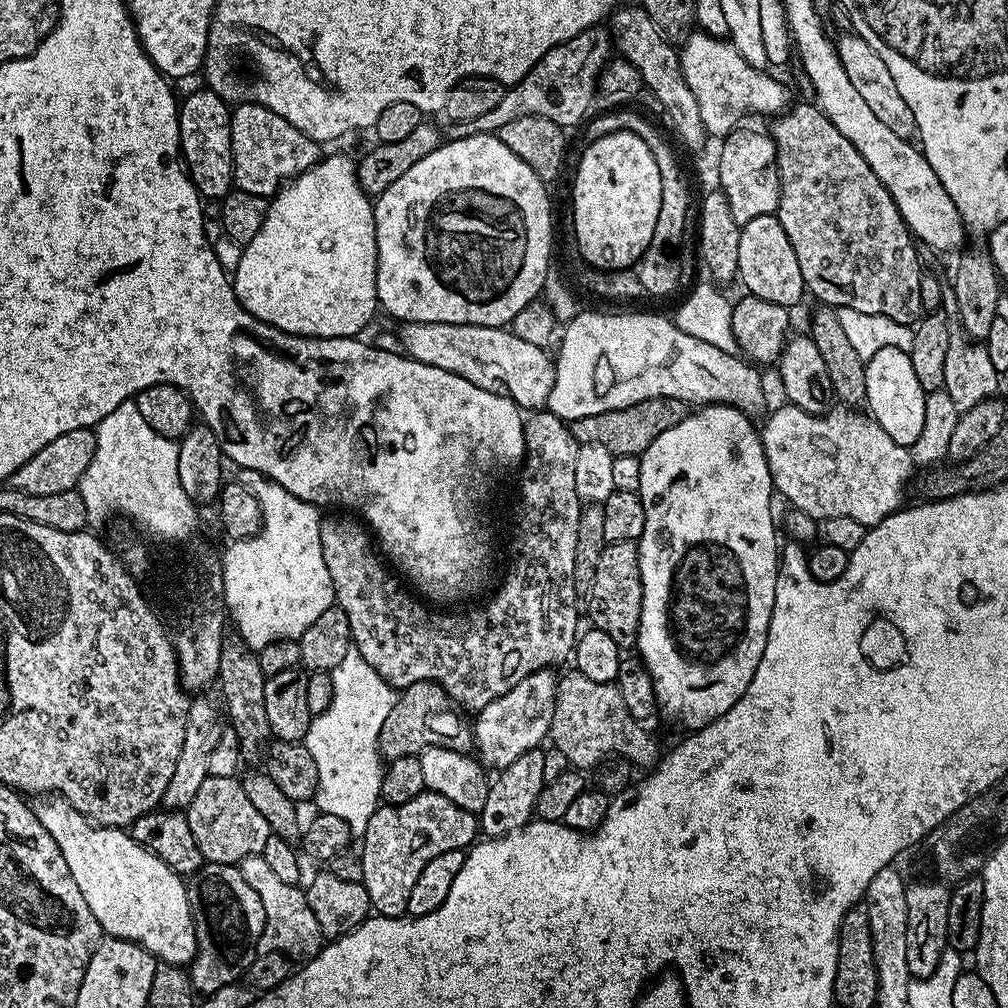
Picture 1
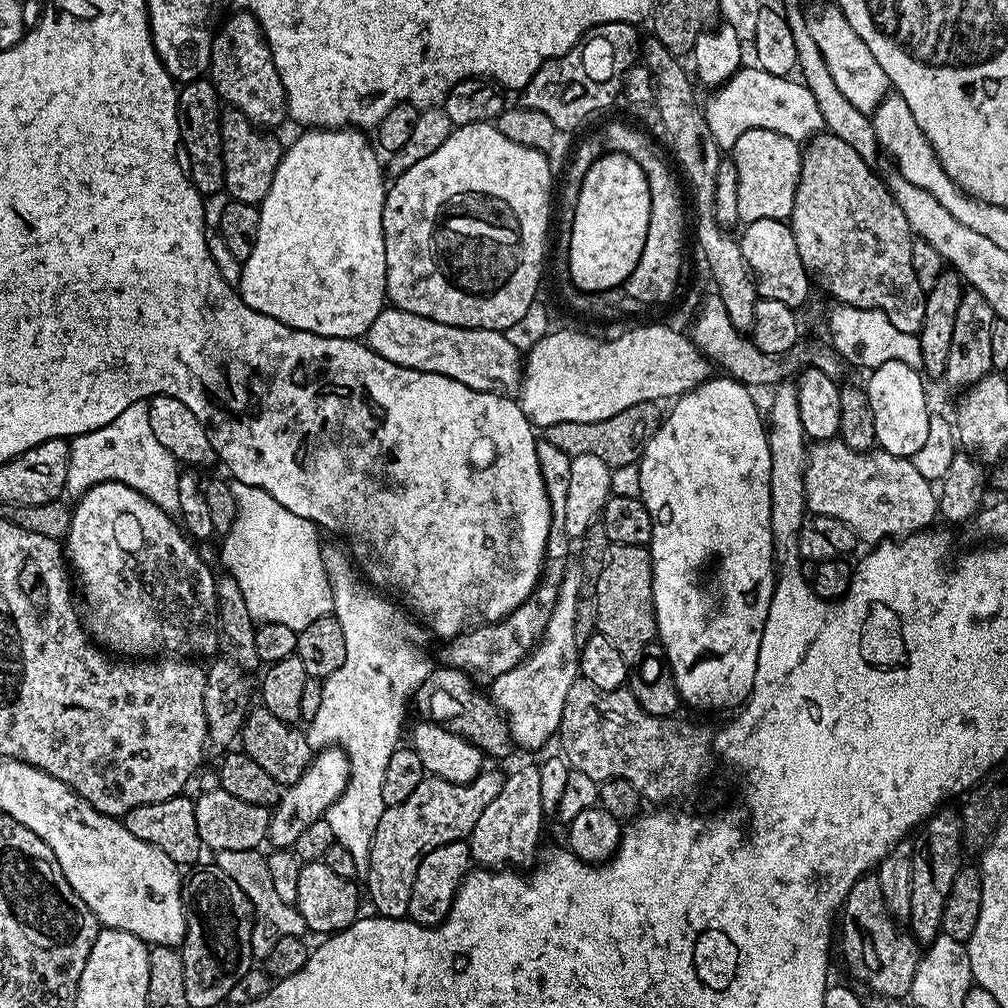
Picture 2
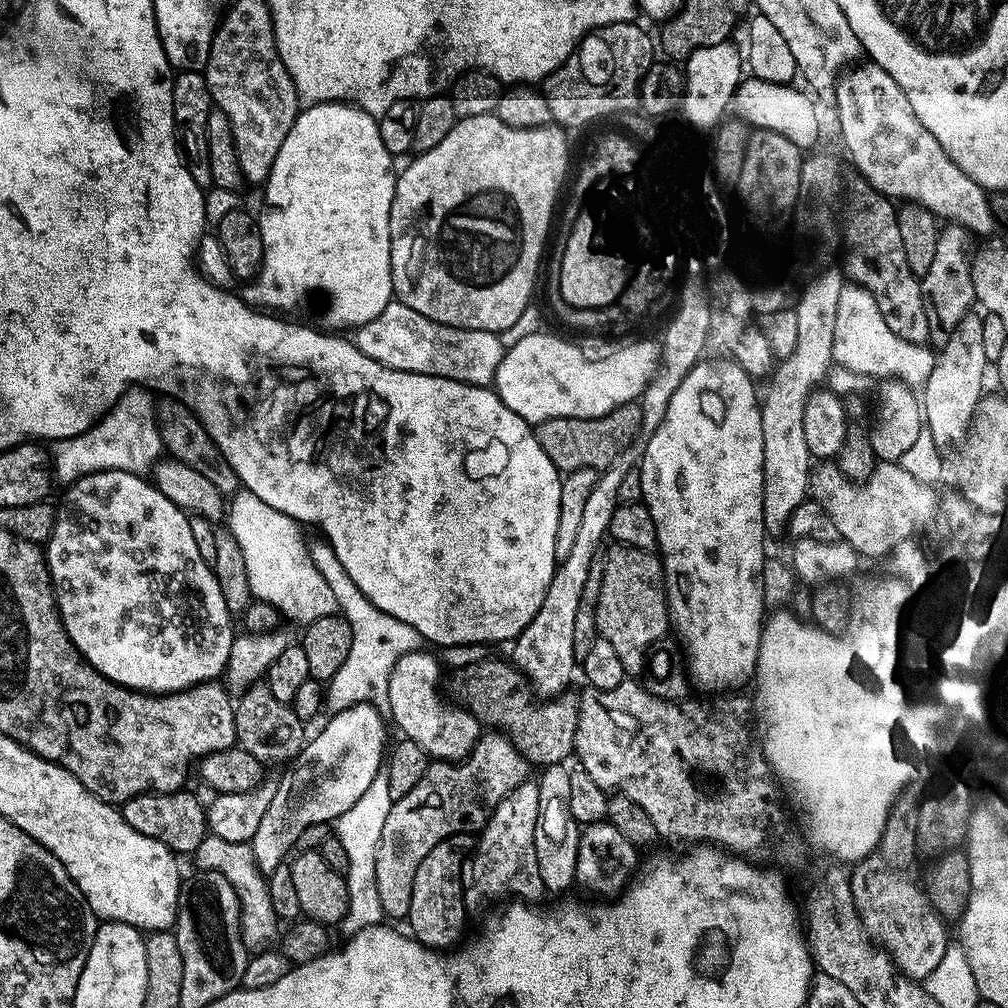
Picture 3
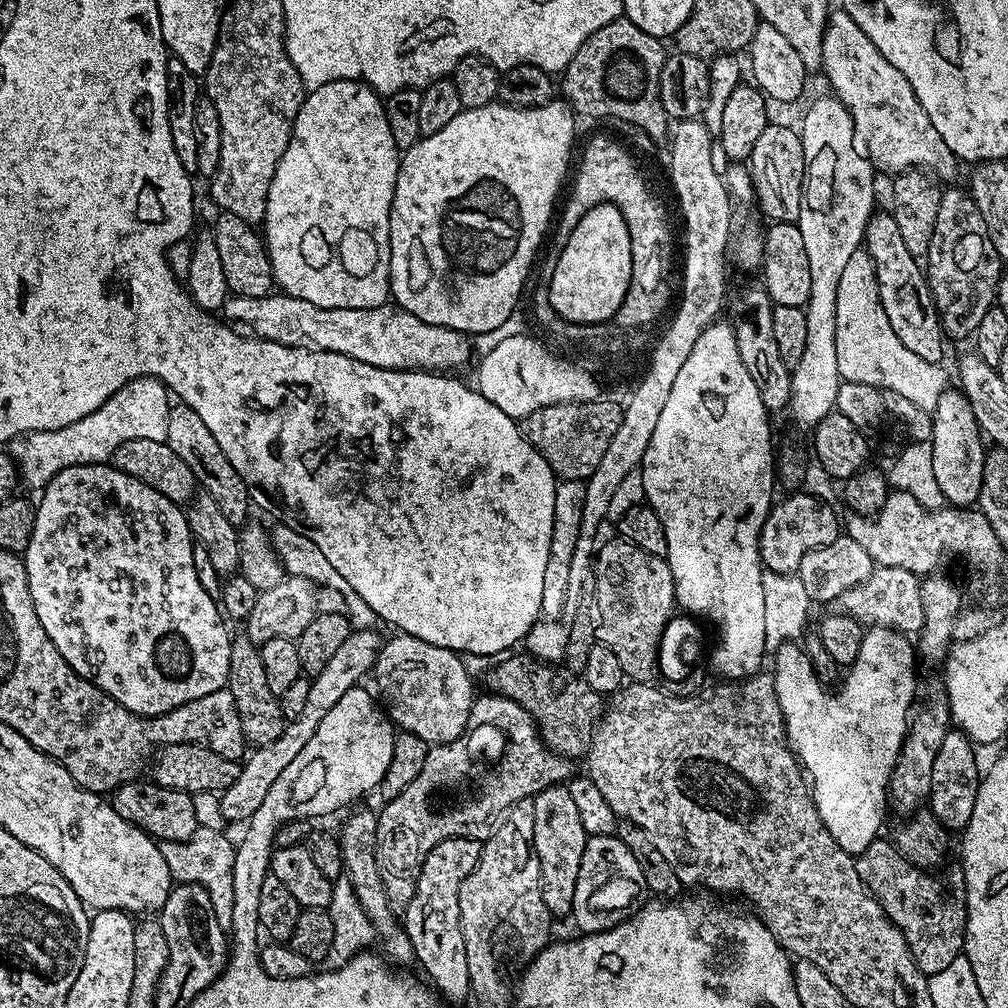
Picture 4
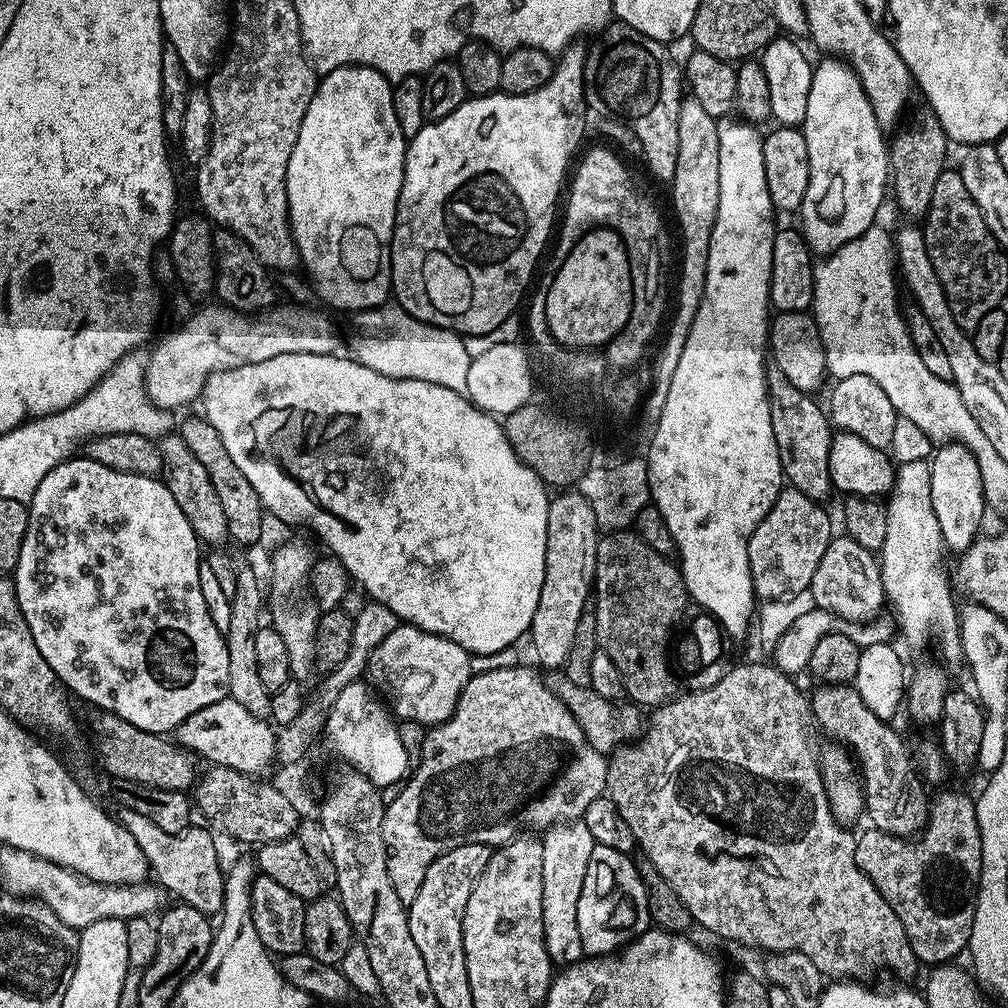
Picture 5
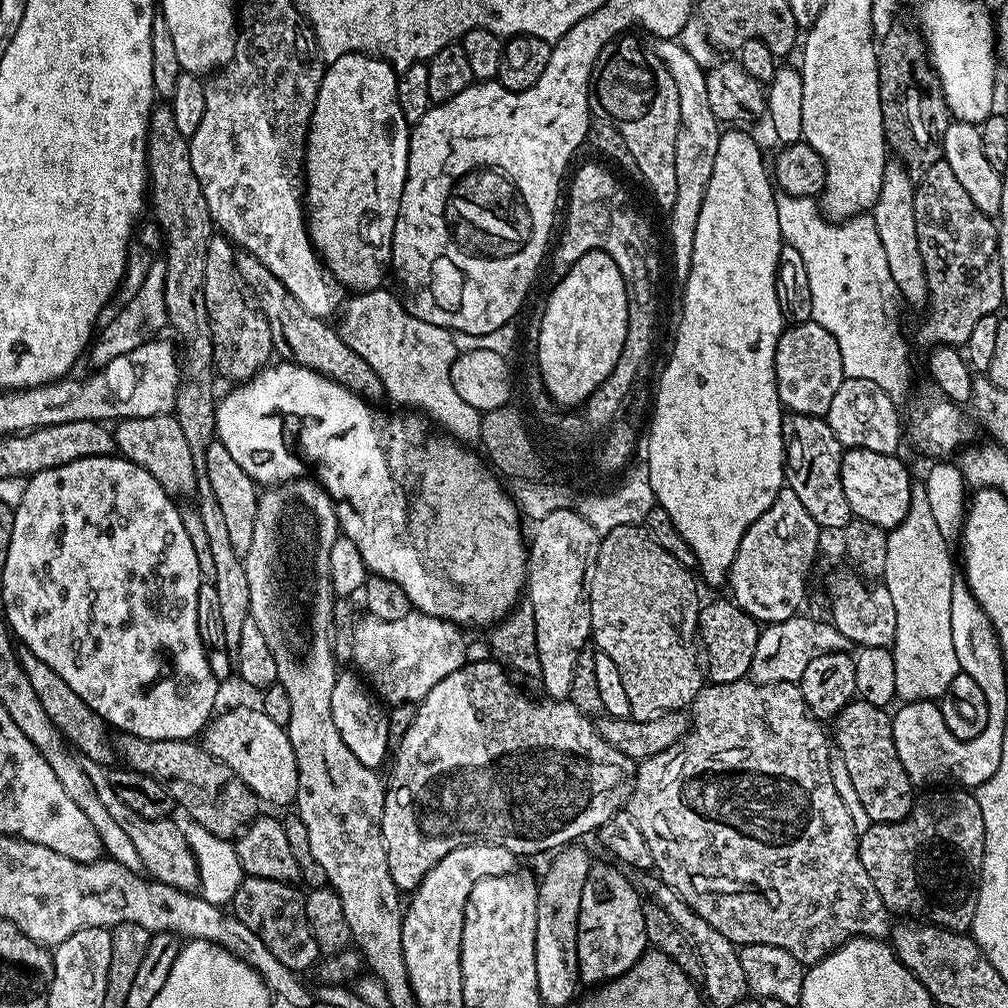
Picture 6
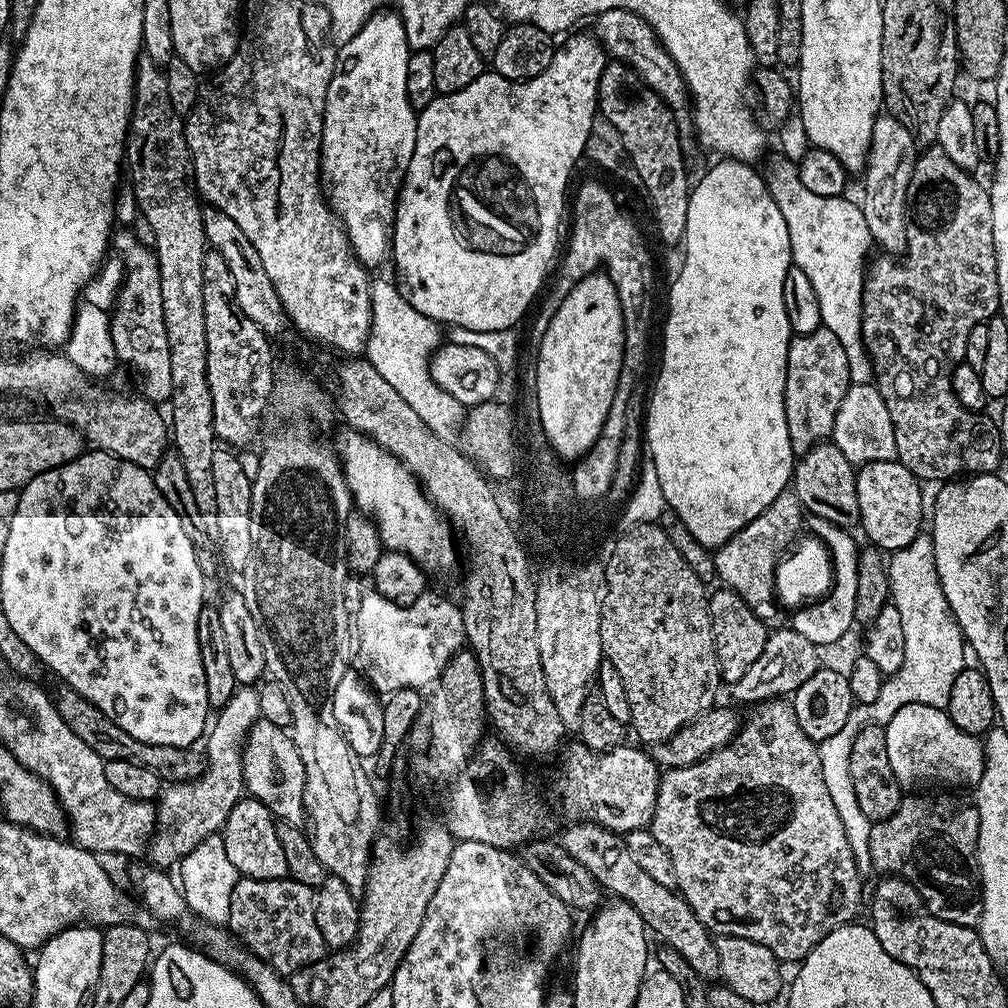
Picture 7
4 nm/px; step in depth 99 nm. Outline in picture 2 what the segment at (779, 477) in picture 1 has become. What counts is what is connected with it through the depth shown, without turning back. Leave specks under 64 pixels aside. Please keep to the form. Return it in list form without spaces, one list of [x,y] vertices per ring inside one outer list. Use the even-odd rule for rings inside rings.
[[[840,438],[809,447],[803,503],[808,503],[809,513],[846,522],[861,541],[879,542],[927,529],[938,516],[937,497],[933,481],[922,478],[907,456],[879,450],[856,452]]]

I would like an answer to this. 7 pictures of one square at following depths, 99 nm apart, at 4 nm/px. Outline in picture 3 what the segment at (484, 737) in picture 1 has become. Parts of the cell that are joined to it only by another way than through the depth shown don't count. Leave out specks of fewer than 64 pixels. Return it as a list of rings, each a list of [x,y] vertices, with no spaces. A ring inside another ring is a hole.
[[[629,446],[619,452],[607,468],[597,475],[594,490],[590,490],[590,498],[586,498],[586,507],[582,509],[582,522],[578,522],[578,534],[574,534],[574,546],[570,546],[570,554],[566,554],[557,563],[556,573],[552,575],[538,614],[534,614],[532,621],[520,631],[520,635],[511,645],[511,663],[523,672],[537,697],[551,698],[561,695],[567,689],[564,687],[572,680],[572,671],[577,671],[578,663],[573,651],[575,614],[585,599],[584,583],[587,582],[588,571],[592,568],[592,555],[601,551],[600,543],[606,540],[610,514],[621,499],[620,487],[623,486],[628,471],[637,467],[638,452],[634,449],[635,447]]]

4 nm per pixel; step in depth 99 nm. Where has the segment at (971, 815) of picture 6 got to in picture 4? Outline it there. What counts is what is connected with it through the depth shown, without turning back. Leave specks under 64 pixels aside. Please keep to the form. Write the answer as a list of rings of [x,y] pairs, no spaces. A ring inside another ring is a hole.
[[[877,838],[855,857],[858,878],[862,878],[868,892],[880,903],[890,922],[906,938],[910,954],[918,970],[930,977],[938,970],[946,970],[954,958],[964,951],[964,931],[968,917],[968,899],[964,889],[964,873],[948,872],[931,880],[923,868],[914,866],[898,851],[891,839]]]

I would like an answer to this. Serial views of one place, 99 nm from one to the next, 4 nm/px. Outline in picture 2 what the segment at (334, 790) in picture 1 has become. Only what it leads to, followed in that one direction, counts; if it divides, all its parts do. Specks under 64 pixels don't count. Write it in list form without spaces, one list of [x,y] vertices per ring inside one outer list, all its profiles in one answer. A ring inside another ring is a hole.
[[[325,543],[320,549],[324,569],[332,587],[331,615],[336,617],[338,626],[342,626],[342,634],[346,634],[346,658],[342,666],[334,670],[334,674],[323,677],[322,706],[318,706],[318,714],[314,714],[314,718],[307,721],[306,735],[313,750],[335,746],[342,748],[348,756],[348,785],[344,793],[328,807],[326,819],[330,830],[334,830],[336,843],[350,850],[357,873],[364,874],[368,870],[374,830],[378,830],[378,822],[385,810],[382,802],[382,777],[386,775],[390,754],[394,754],[394,750],[401,743],[400,727],[404,724],[404,715],[407,714],[408,708],[410,712],[410,701],[420,689],[420,684],[432,673],[434,664],[416,649],[416,644],[412,641],[412,628],[404,624],[403,618],[396,613],[397,605],[375,591],[364,592],[365,585],[358,579],[350,563],[349,553],[345,549],[344,552],[336,544]]]

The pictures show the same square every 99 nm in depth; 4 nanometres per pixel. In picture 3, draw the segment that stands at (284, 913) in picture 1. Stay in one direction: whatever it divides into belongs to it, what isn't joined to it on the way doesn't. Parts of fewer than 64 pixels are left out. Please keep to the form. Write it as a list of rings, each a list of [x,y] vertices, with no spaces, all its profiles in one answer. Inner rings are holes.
[[[214,835],[205,836],[194,853],[201,869],[222,874],[226,882],[234,888],[234,894],[240,903],[240,937],[244,940],[244,946],[249,953],[263,952],[268,944],[277,939],[278,921],[274,914],[274,906],[270,903],[270,890],[265,873],[261,872],[258,862],[254,858],[254,850],[251,843],[226,842],[226,838],[218,838]]]

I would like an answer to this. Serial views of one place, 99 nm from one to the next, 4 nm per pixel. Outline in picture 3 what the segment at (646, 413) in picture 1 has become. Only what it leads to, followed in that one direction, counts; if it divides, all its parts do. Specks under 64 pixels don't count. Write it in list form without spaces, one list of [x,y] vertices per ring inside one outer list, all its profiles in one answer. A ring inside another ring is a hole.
[[[633,402],[618,406],[610,410],[610,414],[598,418],[543,420],[541,424],[535,425],[534,431],[538,438],[538,446],[546,450],[546,458],[550,458],[550,462],[554,462],[554,466],[559,468],[561,473],[567,474],[578,468],[607,468],[619,452],[623,452],[633,443],[632,439],[637,439],[641,420],[639,403]]]

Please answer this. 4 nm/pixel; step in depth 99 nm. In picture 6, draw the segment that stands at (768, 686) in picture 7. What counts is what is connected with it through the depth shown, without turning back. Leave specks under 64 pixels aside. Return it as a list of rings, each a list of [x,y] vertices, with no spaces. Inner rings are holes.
[[[797,614],[784,622],[767,625],[761,629],[758,644],[751,659],[749,675],[757,684],[790,681],[799,683],[807,666],[820,654],[832,651],[851,651],[852,640],[837,632],[831,621],[808,618],[805,614]]]

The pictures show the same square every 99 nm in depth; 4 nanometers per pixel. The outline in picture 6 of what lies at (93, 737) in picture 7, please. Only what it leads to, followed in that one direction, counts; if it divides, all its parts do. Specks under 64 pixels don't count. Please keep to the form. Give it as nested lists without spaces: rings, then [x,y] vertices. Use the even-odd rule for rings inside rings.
[[[121,733],[118,738],[115,739],[114,748],[117,755],[122,756],[121,761],[133,772],[162,781],[173,803],[179,809],[181,807],[189,819],[205,826],[212,834],[233,839],[259,815],[262,804],[257,796],[201,743],[194,740],[150,740],[128,733]]]

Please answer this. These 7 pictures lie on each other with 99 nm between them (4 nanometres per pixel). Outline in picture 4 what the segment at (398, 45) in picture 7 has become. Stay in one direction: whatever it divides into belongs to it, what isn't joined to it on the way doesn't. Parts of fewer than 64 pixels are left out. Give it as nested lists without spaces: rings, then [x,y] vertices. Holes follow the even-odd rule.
[[[363,80],[326,82],[326,86],[318,86],[305,95],[296,119],[292,122],[290,142],[274,170],[274,178],[270,182],[270,194],[266,202],[266,214],[262,221],[262,235],[268,246],[268,257],[272,263],[272,278],[283,295],[306,298],[306,302],[314,302],[314,306],[323,308],[376,308],[389,299],[390,206],[394,198],[394,186],[400,169],[401,155],[401,149],[397,148],[394,142],[394,134],[390,134],[390,122],[386,122],[384,100],[379,92],[374,91]]]

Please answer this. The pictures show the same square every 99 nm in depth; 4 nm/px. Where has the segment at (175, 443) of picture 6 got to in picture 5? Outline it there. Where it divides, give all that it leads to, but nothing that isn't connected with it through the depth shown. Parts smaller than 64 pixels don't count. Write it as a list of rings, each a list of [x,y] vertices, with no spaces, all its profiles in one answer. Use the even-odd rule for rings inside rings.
[[[171,432],[161,437],[158,444],[161,458],[162,476],[178,504],[179,510],[185,515],[194,530],[197,538],[203,545],[218,548],[224,540],[229,539],[228,527],[226,526],[226,514],[223,513],[222,502],[219,501],[218,492],[210,481],[210,476],[203,469],[202,462],[195,458],[190,448],[177,433]]]

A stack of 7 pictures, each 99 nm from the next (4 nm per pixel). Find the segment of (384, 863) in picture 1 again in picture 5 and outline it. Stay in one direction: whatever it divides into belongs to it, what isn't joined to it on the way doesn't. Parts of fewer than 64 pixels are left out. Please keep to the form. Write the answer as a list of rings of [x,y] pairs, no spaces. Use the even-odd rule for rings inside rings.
[[[524,667],[486,670],[473,674],[458,698],[452,717],[425,731],[424,741],[418,753],[420,765],[417,768],[415,765],[414,771],[403,781],[395,798],[387,801],[384,810],[384,845],[388,848],[386,866],[390,874],[390,886],[394,886],[394,894],[398,894],[398,902],[402,902],[405,906],[412,904],[414,898],[418,898],[418,890],[422,886],[422,878],[426,870],[439,856],[446,854],[446,850],[463,844],[499,846],[513,840],[521,830],[547,830],[554,824],[581,819],[586,806],[590,806],[594,798],[605,795],[608,787],[608,762],[605,753],[594,750],[594,746],[586,742],[578,722],[570,714],[570,710],[566,710],[563,702],[548,689],[545,679],[539,676],[541,673],[535,667],[532,667],[533,669]]]

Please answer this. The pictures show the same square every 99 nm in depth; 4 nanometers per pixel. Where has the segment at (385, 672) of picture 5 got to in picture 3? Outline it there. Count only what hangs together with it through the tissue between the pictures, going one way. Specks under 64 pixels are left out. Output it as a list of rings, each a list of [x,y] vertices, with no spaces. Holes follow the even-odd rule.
[[[424,651],[407,652],[394,662],[388,678],[387,711],[392,711],[393,722],[404,731],[401,732],[403,739],[418,742],[433,761],[462,760],[470,755],[480,739],[482,725],[466,708],[440,697],[436,683],[440,680],[441,661]]]

